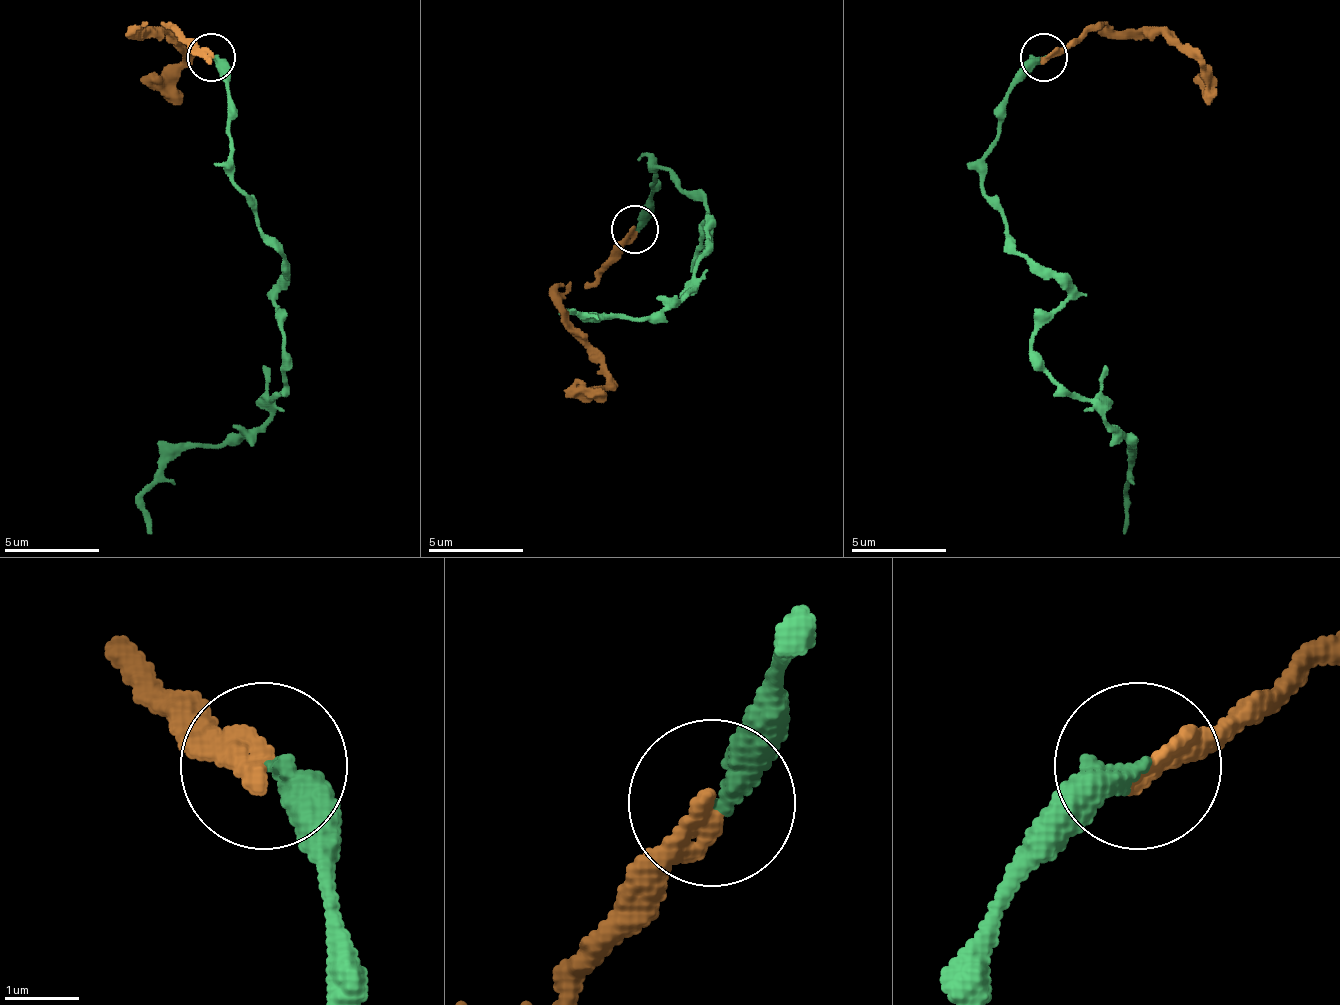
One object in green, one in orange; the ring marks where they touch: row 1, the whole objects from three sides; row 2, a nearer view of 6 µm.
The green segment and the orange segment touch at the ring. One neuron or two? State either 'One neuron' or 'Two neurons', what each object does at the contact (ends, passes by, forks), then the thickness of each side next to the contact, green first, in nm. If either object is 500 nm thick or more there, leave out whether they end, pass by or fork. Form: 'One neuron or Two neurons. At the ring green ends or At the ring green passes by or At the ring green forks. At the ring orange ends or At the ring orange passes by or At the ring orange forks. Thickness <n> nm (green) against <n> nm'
Two neurons. At the ring green ends. At the ring orange ends. Thickness 320 nm (green) against 300 nm

